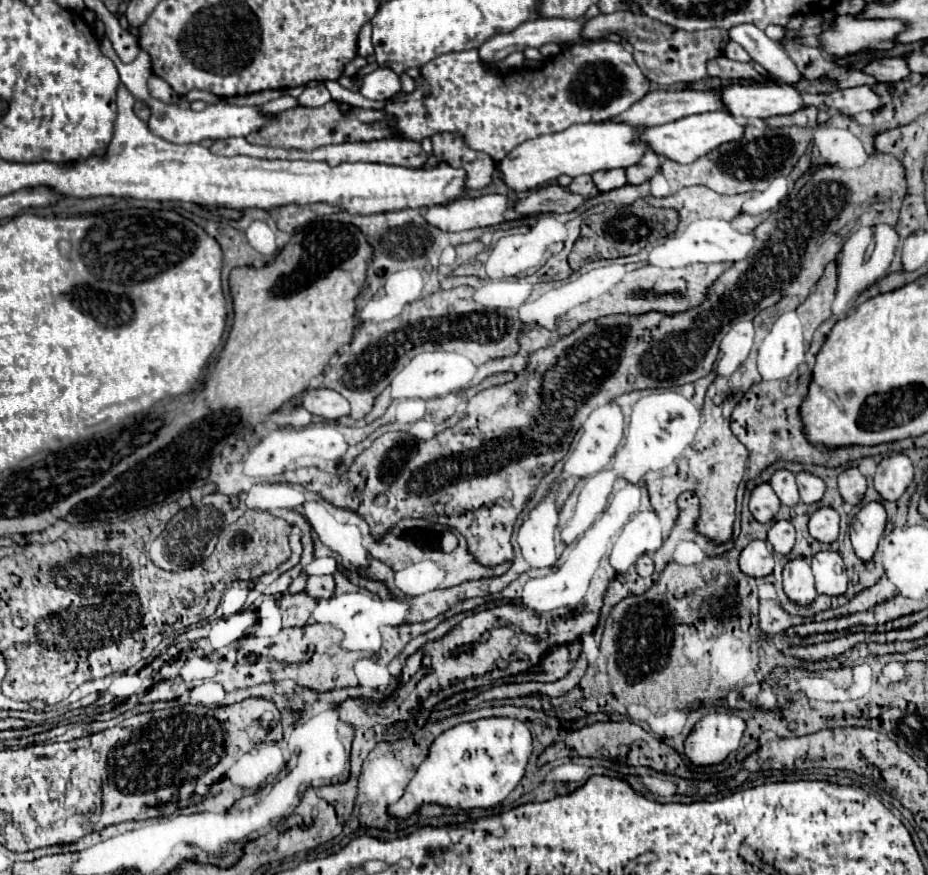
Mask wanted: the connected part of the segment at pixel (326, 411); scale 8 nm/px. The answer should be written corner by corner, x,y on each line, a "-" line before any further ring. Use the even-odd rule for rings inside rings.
309,389
307,393
299,395
299,399
301,407
305,407
309,413
329,421
349,415
349,403
333,389

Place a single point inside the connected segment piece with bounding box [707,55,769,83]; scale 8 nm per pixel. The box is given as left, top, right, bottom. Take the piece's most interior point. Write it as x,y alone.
724,68

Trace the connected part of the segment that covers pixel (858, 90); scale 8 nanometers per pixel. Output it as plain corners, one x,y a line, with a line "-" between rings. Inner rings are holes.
863,85
863,87
853,87
853,89
835,89
833,93
825,95
825,105
829,109
835,109
843,115
857,115
861,111
879,111
883,107
879,95

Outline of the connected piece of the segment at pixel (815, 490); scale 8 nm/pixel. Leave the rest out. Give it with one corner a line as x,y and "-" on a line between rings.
805,471
797,473
797,485
799,485
801,501
805,505
811,505
811,503
821,501
821,497
825,493
825,483
819,477
815,477
811,473
805,473

